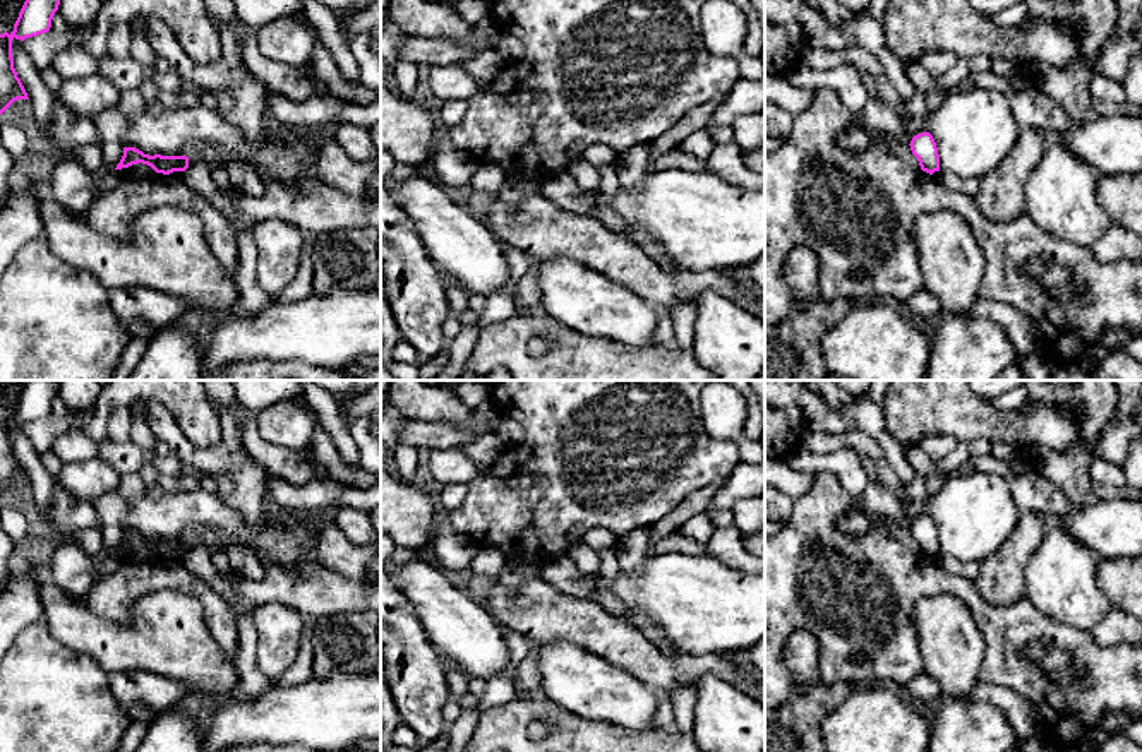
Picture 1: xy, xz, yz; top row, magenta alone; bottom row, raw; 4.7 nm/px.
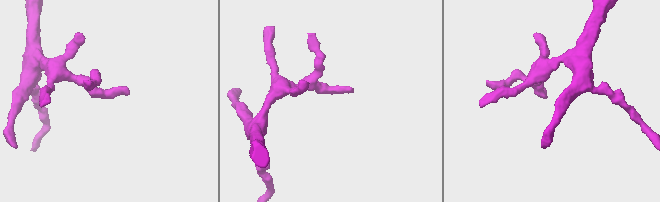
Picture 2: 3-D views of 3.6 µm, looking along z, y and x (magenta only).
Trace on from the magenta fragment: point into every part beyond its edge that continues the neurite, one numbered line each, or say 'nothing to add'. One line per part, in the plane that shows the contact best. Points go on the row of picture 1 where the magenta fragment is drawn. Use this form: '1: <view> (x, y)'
nothing to add

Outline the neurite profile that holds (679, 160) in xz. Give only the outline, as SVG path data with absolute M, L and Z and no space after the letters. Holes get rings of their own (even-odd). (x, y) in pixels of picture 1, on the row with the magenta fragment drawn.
M682 149L669 151L650 163L650 171L664 170L706 171L706 159L684 152Z

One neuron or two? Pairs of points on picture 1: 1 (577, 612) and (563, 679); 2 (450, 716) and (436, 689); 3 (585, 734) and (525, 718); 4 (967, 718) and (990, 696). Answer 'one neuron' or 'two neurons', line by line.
1: two neurons
2: two neurons
3: one neuron
4: two neurons

